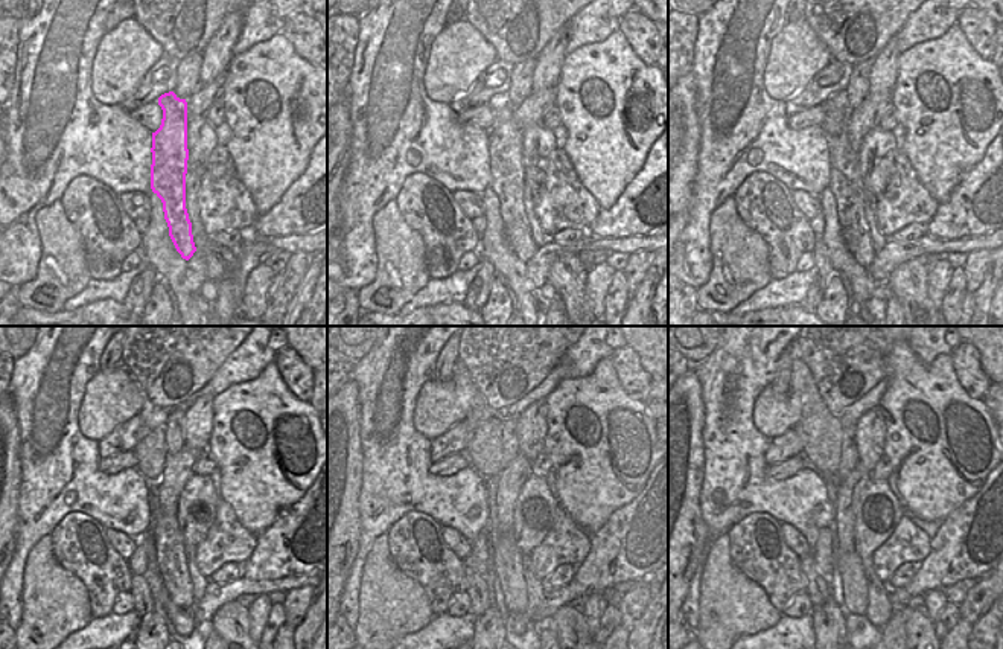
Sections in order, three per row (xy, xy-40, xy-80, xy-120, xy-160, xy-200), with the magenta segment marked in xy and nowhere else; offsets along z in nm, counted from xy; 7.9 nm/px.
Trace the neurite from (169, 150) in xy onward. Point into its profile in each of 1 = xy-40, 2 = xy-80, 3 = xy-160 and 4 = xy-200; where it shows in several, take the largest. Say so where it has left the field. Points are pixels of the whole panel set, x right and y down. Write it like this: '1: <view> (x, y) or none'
1: xy-40 (504, 143)
2: xy-80 (846, 185)
3: xy-160 (507, 561)
4: xy-200 (850, 565)

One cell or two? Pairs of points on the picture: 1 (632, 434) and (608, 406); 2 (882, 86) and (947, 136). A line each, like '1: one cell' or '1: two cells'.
1: one cell
2: two cells

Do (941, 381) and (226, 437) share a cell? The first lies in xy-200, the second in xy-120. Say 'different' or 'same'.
same

